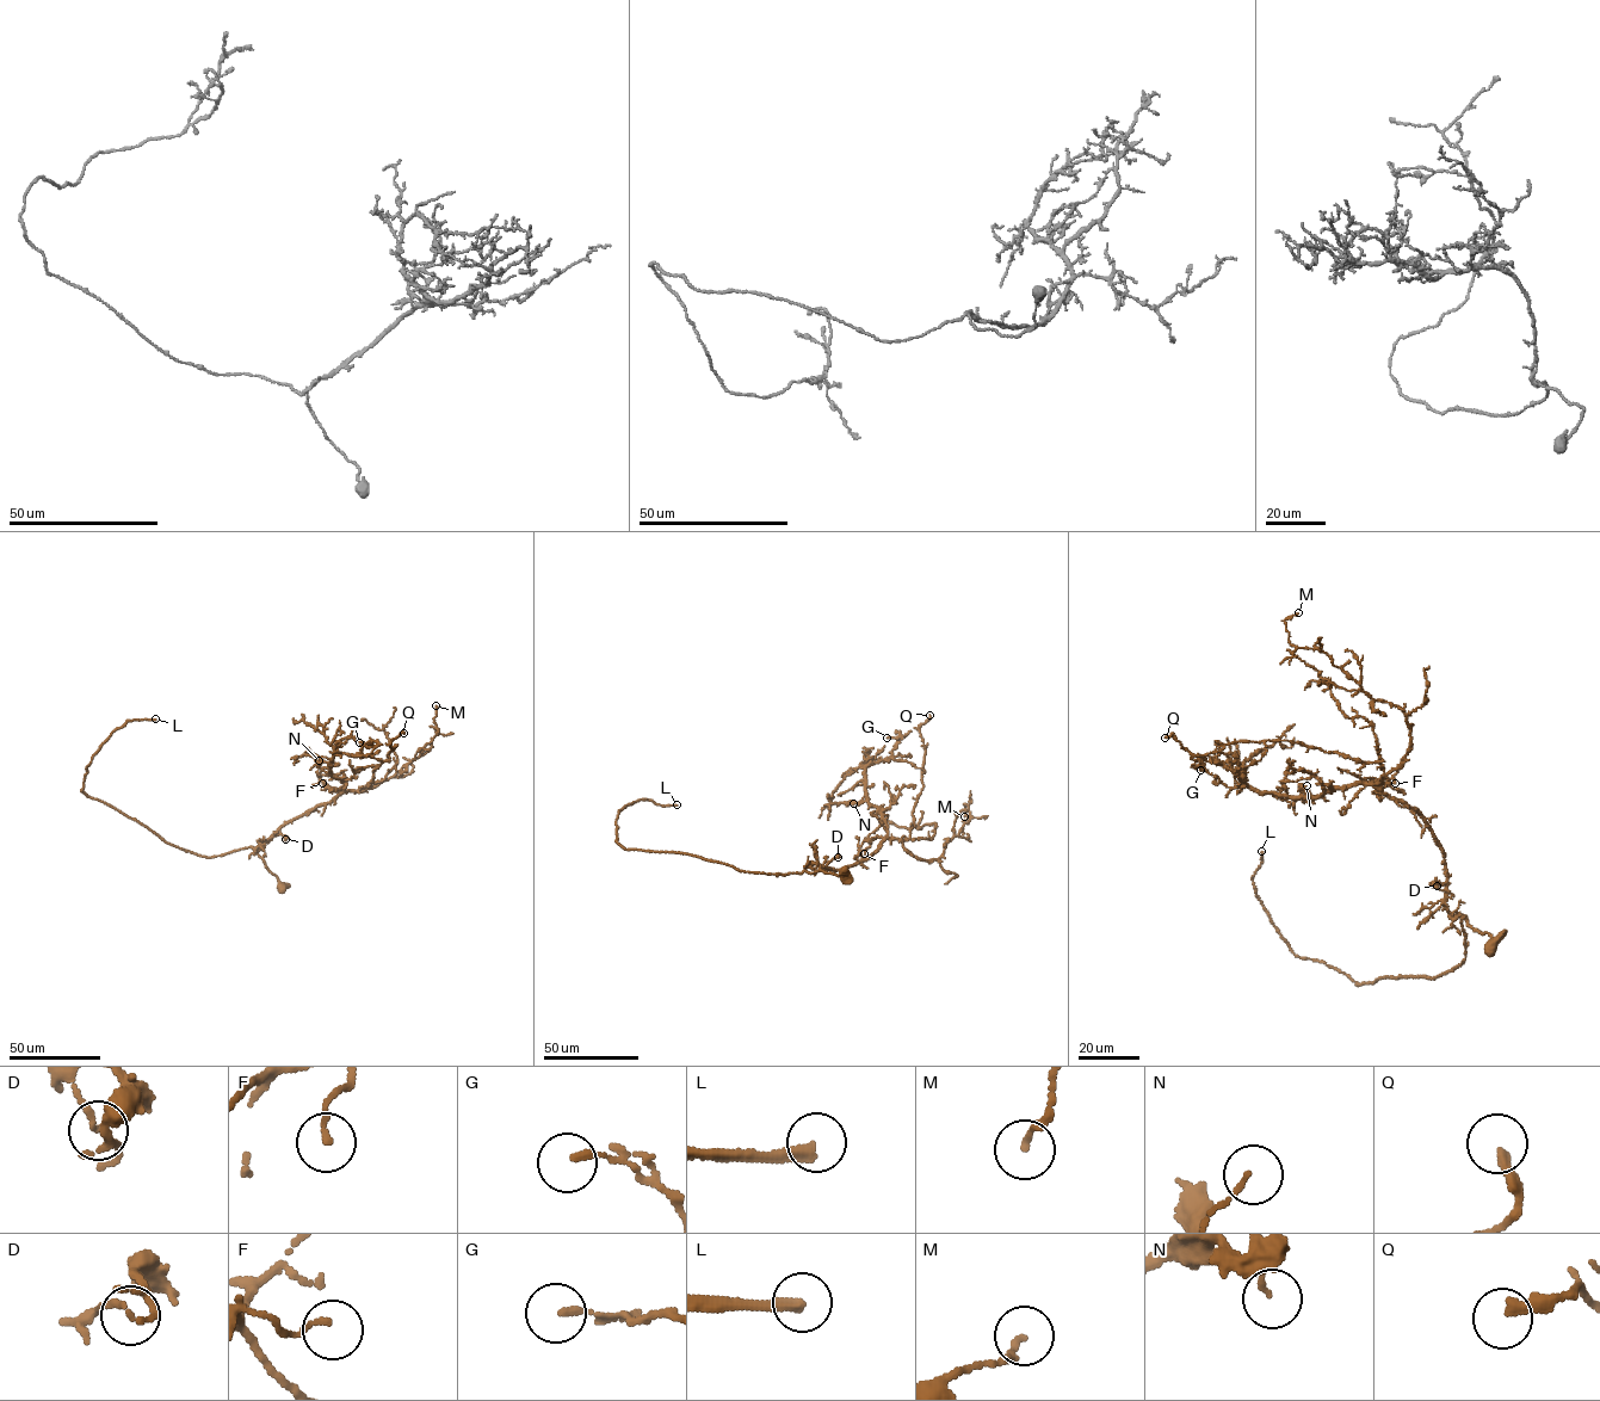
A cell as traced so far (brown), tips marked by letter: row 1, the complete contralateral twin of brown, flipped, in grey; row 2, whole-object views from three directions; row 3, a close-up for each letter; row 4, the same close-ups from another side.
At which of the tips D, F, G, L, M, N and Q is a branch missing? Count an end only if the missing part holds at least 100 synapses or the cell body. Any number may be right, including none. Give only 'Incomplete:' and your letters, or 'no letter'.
Incomplete: L

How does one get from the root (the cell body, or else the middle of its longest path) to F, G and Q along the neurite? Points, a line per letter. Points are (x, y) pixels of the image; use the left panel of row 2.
F: (282, 886), (252, 847), (255, 849), (285, 824), (340, 794), (322, 783)
G: (282, 886), (252, 847), (340, 794), (345, 783), (331, 775), (333, 755), (377, 744), (359, 742)
Q: (282, 886), (252, 847), (343, 792), (368, 784), (374, 770), (394, 748), (391, 741), (403, 733)

